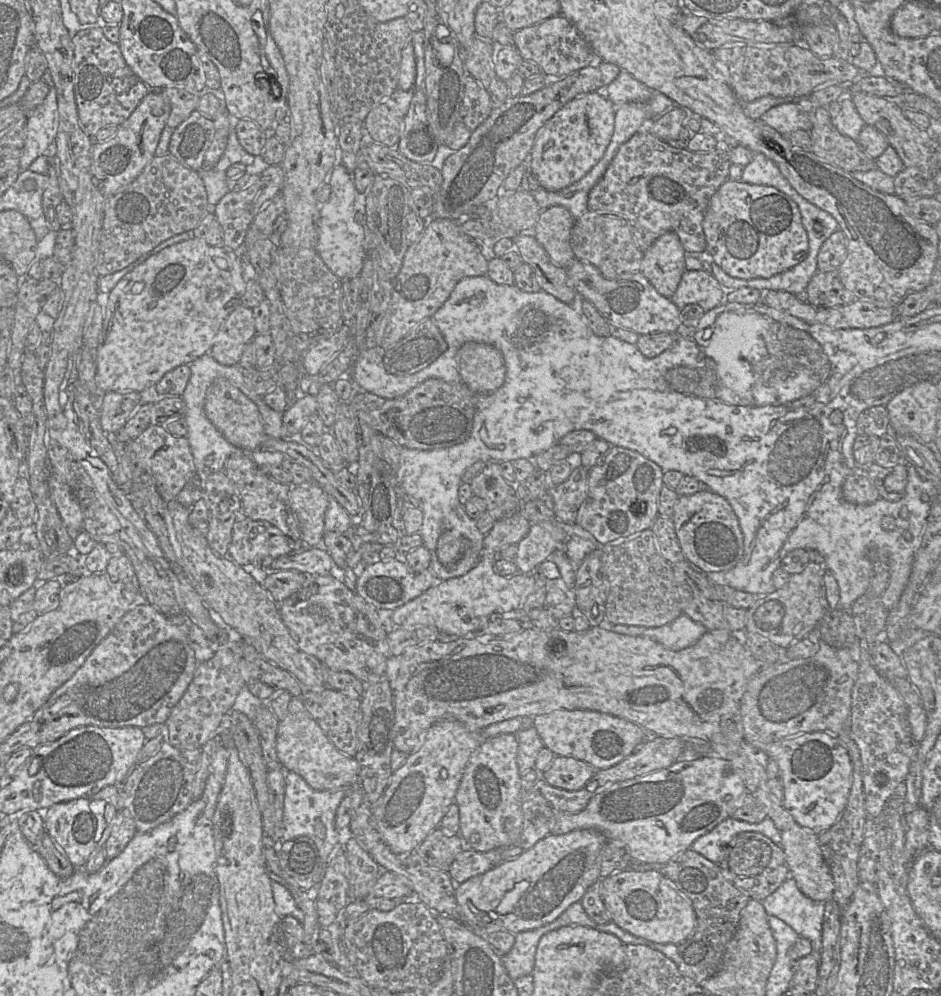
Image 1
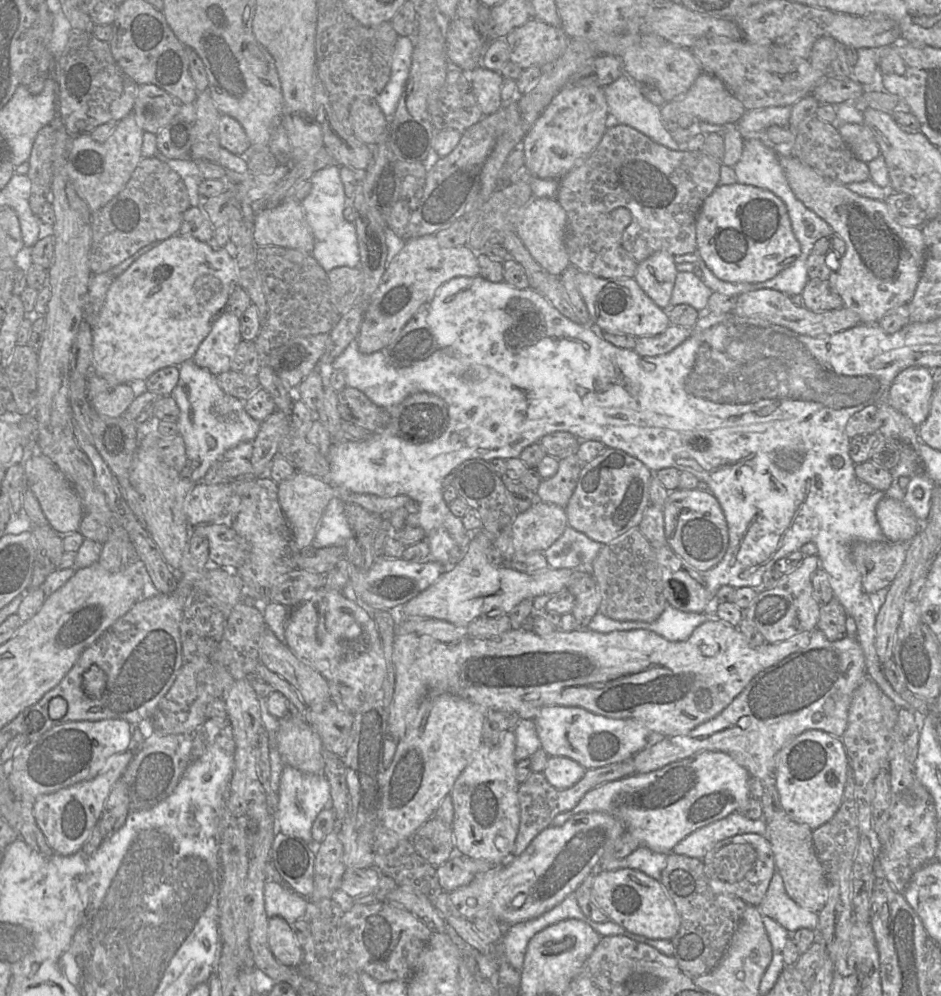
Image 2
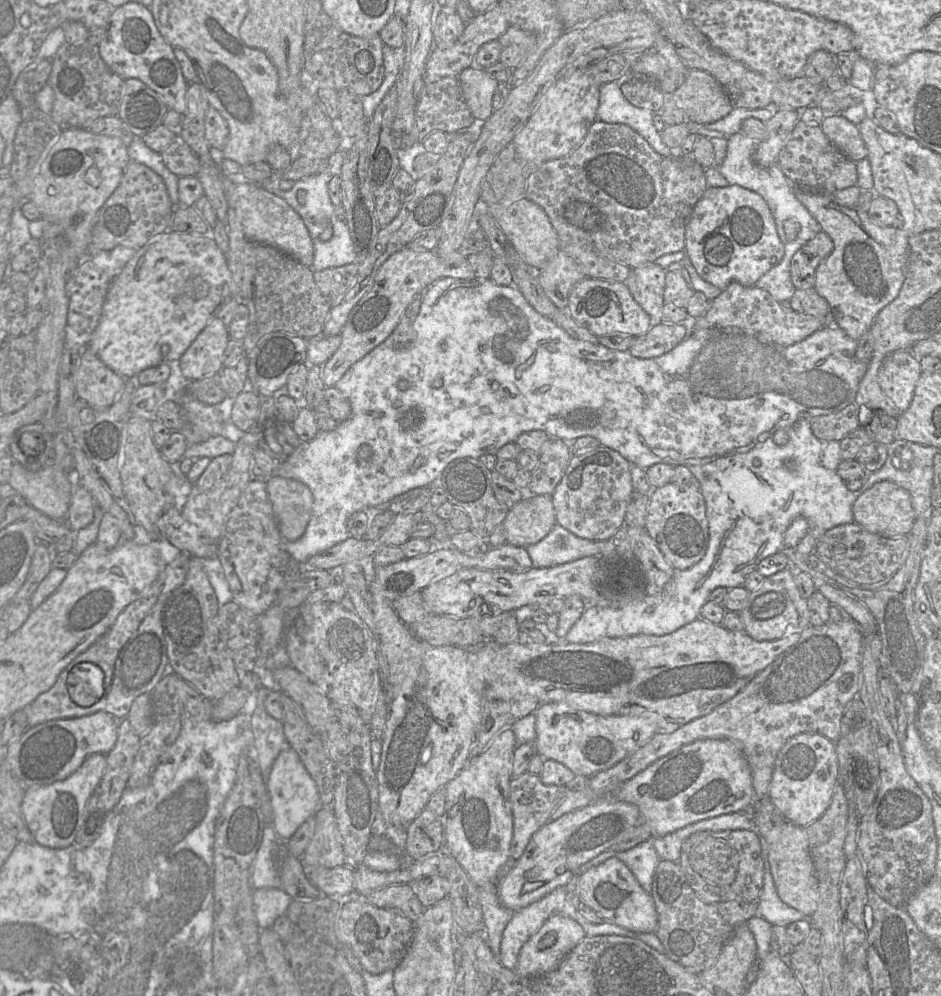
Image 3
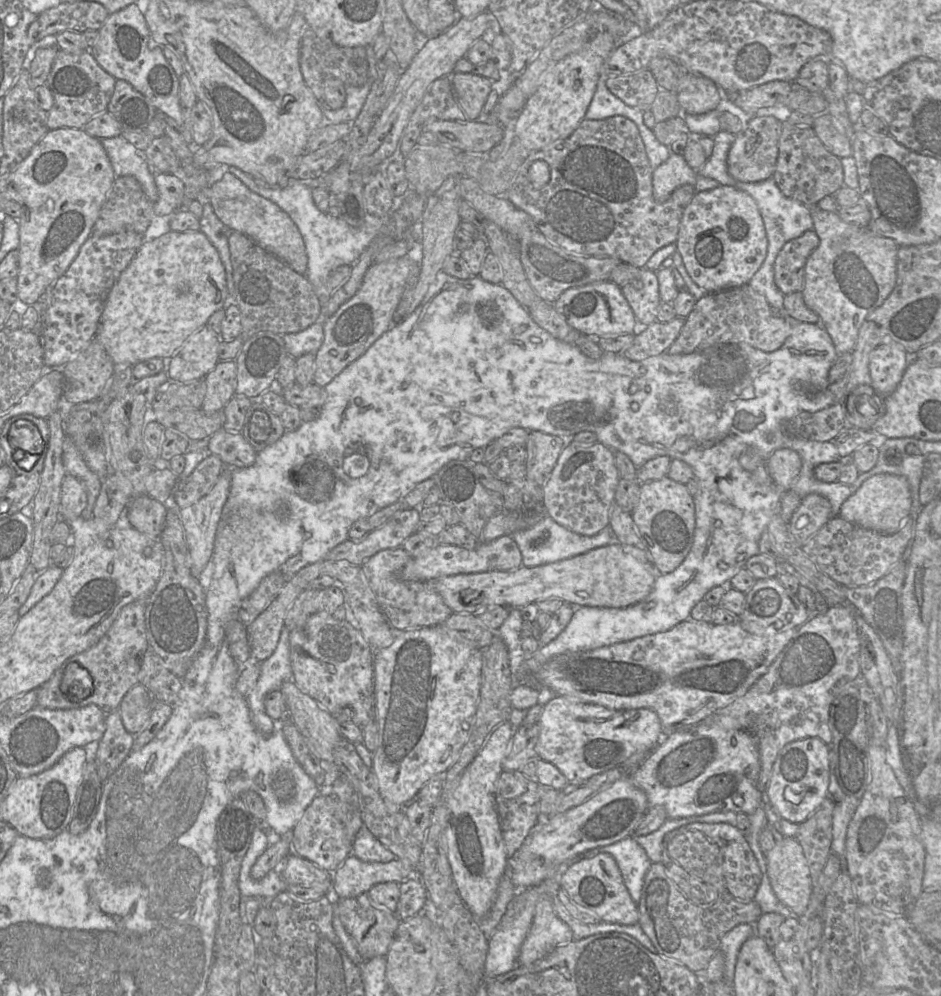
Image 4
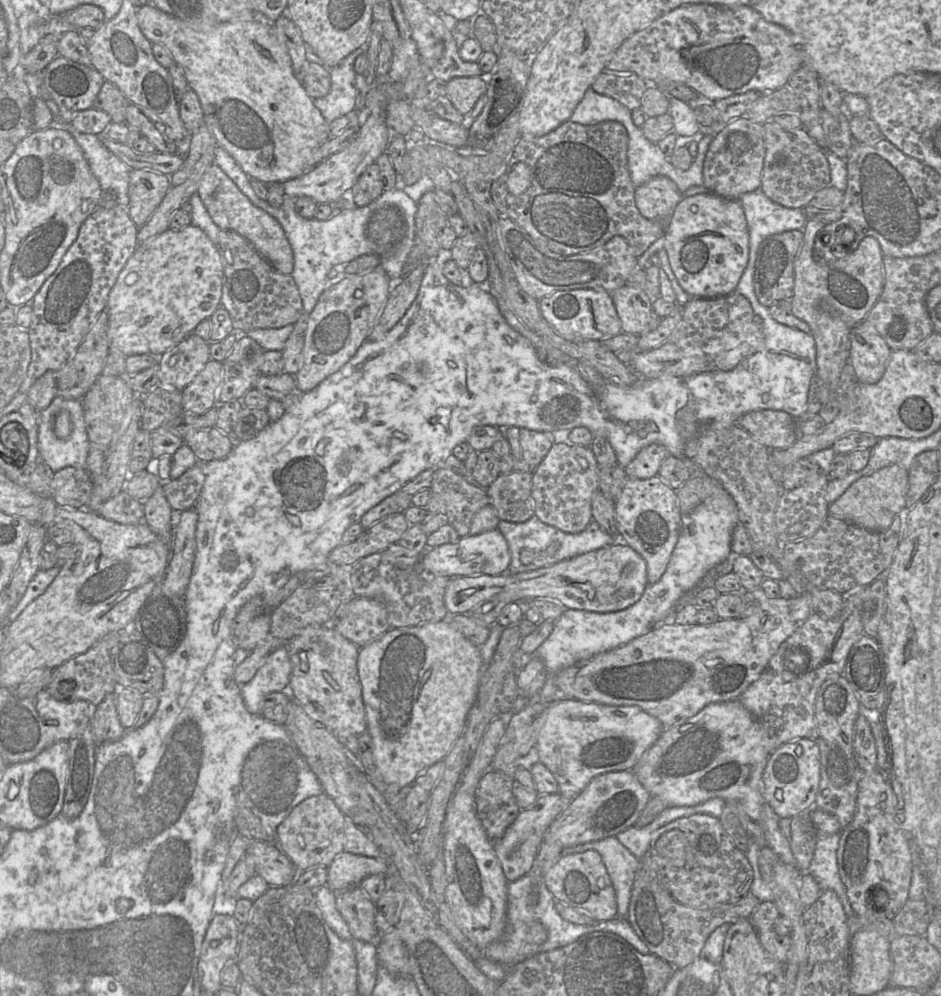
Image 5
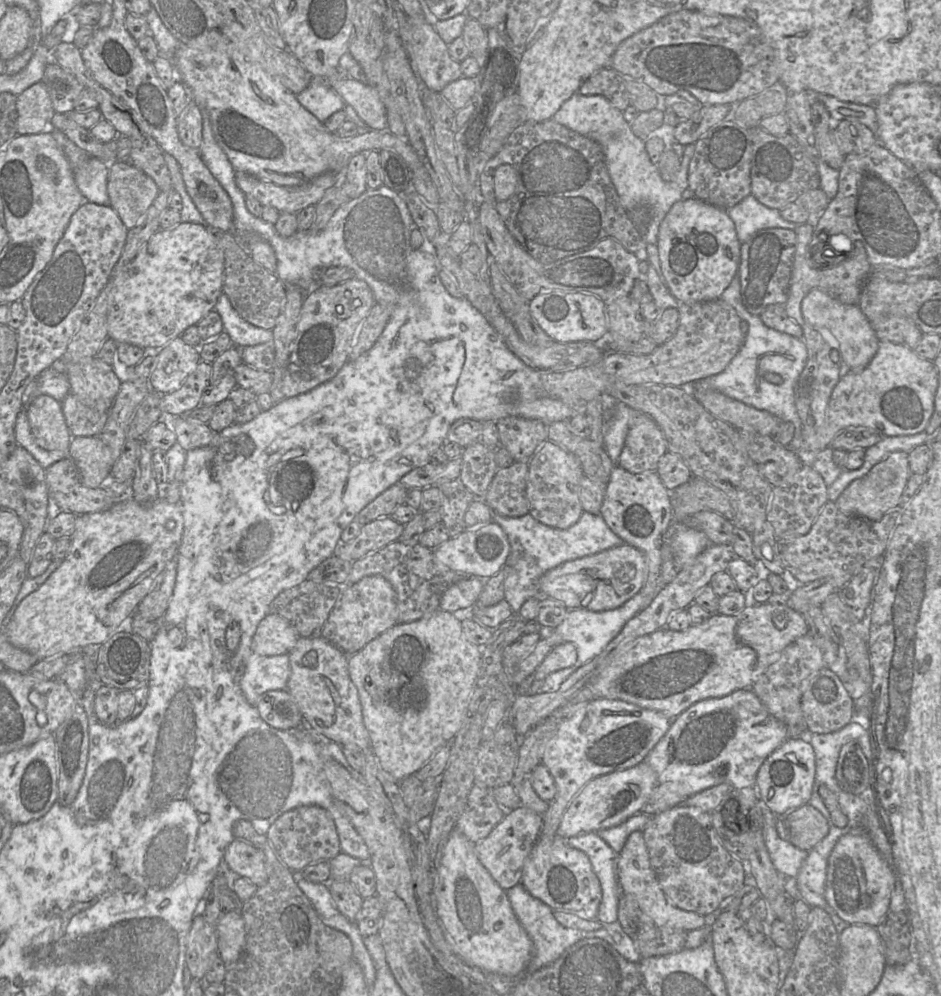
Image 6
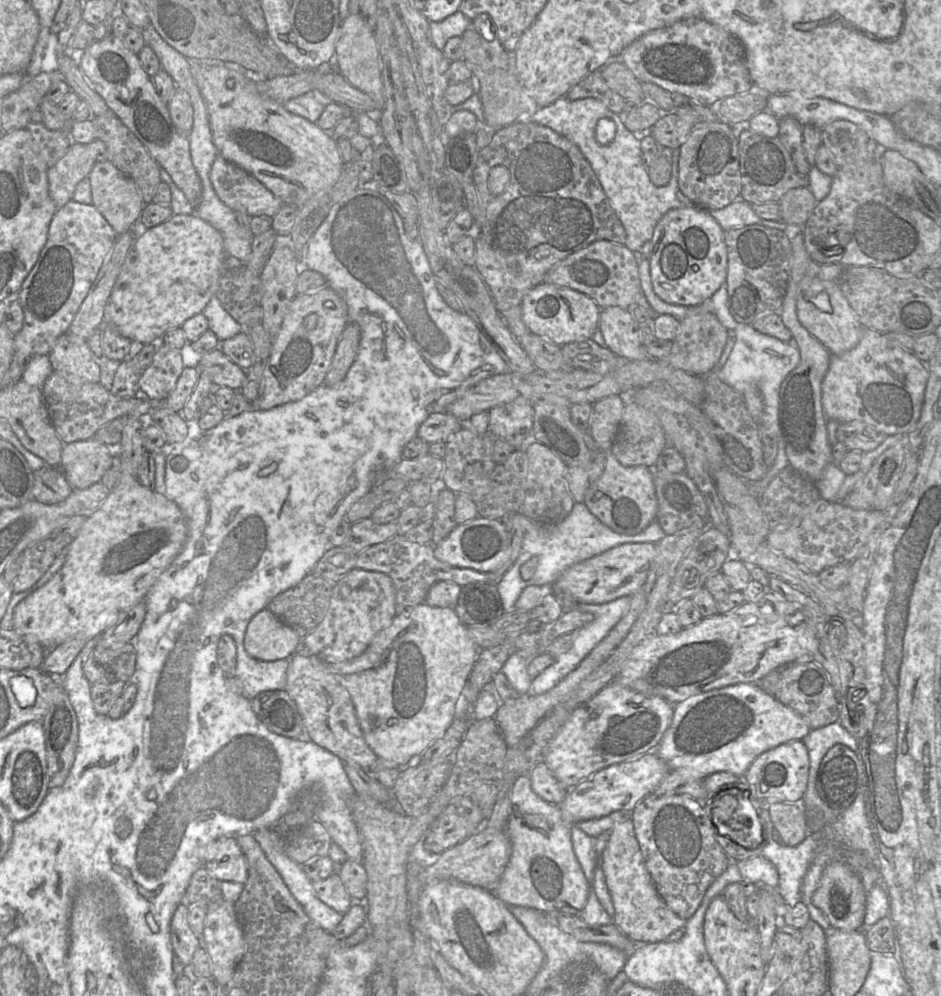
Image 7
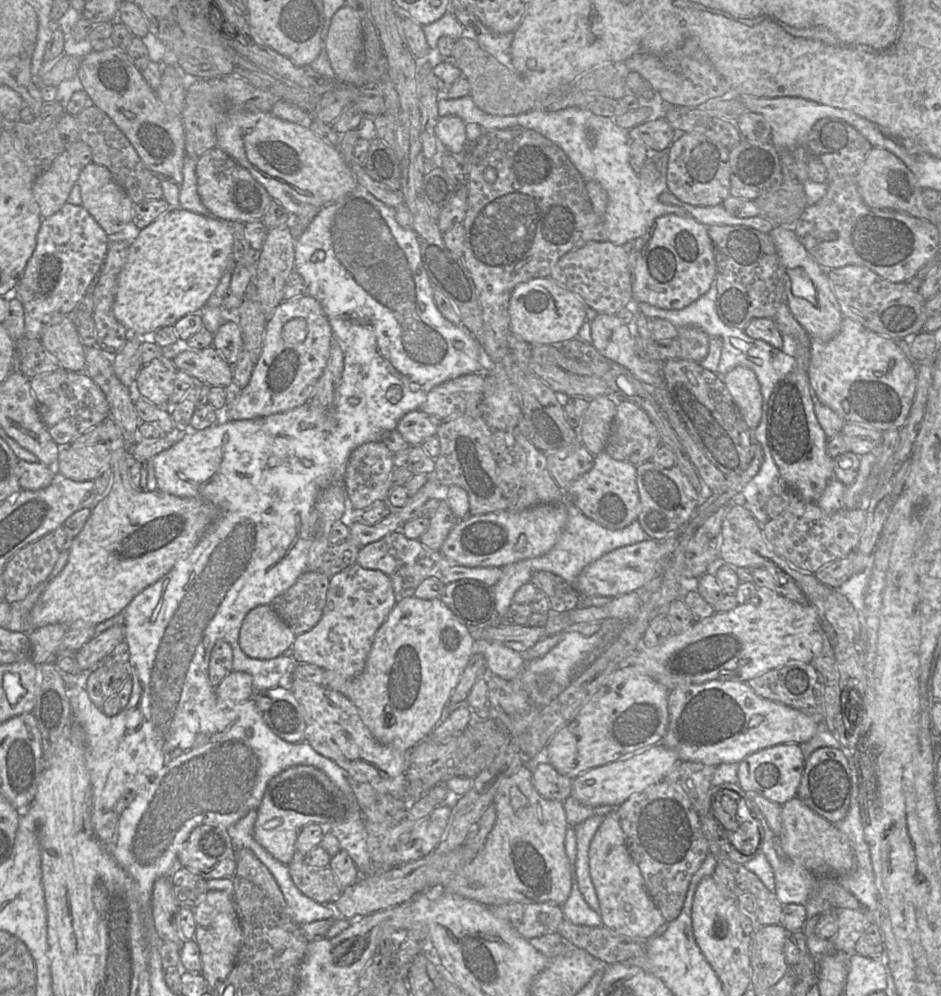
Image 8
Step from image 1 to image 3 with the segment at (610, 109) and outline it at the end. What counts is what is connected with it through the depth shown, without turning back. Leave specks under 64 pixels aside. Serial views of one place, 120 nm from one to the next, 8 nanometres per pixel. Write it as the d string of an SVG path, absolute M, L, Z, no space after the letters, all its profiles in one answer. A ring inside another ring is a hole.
M591 65L576 69L557 80L547 90L533 114L515 135L512 143L516 148L517 157L524 159L528 165L540 167L548 160L565 157L577 149L592 123L597 120L601 85L603 84L593 75L593 66Z

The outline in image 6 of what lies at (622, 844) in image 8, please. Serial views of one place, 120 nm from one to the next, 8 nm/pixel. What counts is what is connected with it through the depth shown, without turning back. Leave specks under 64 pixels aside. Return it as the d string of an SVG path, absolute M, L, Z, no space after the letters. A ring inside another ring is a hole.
M641 831L632 832L617 857L617 876L621 895L632 896L641 910L662 930L690 931L705 926L705 916L677 908L665 895L650 865Z

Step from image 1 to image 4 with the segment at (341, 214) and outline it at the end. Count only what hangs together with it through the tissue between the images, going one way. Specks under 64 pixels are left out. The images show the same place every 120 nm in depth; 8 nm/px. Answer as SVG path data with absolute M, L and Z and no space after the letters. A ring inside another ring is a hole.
M229 166L229 171L240 179L252 192L279 206L296 224L304 240L308 257L305 276L320 300L321 310L331 297L326 288L326 281L331 272L341 265L353 265L356 263L371 242L383 231L388 230L387 224L390 216L378 217L369 214L361 227L354 228L342 218L332 217L320 211L313 201L312 187L305 181L292 180L284 189L270 189L258 186L252 176L237 167Z

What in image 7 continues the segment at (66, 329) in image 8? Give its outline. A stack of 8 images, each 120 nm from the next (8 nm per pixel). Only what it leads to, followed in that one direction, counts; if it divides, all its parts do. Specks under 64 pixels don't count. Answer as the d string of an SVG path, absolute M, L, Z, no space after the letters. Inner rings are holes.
M64 333L56 340L48 357L54 371L64 372L87 382L100 381L99 361L81 337Z

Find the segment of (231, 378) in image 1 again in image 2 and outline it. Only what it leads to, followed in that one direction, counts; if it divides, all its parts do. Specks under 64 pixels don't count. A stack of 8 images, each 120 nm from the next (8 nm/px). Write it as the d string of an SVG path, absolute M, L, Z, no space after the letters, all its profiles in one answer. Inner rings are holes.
M192 360L179 365L179 380L170 396L176 400L180 409L177 421L179 434L185 441L192 470L195 469L191 476L195 483L205 477L215 462L223 460L227 450L241 442L252 442L260 429L261 422L254 420L245 411L245 400L224 393L218 385L216 375L197 366Z

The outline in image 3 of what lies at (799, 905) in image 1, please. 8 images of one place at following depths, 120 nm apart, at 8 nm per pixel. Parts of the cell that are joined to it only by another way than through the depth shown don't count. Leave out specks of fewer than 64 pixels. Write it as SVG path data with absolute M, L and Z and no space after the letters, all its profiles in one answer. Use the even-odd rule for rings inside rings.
M762 839L764 858L764 877L760 897L757 901L757 913L771 925L787 927L793 922L807 917L800 911L784 903L776 890L770 865L767 859L767 843Z

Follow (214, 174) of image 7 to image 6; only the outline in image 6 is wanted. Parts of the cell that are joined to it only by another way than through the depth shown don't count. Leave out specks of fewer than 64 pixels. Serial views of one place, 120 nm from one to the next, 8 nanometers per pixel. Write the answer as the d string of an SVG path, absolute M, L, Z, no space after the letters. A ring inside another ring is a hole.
M344 171L324 173L300 186L279 186L245 172L235 173L235 183L245 196L251 195L262 206L271 206L280 213L297 213L315 206L325 192L344 182Z

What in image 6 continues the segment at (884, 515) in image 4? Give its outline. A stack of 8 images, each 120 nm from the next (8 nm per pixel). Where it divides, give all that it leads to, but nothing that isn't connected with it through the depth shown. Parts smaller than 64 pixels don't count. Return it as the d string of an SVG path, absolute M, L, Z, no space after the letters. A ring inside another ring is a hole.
M896 451L880 461L862 478L854 480L835 501L843 514L879 521L889 511L900 507L901 496L909 476L908 453Z

